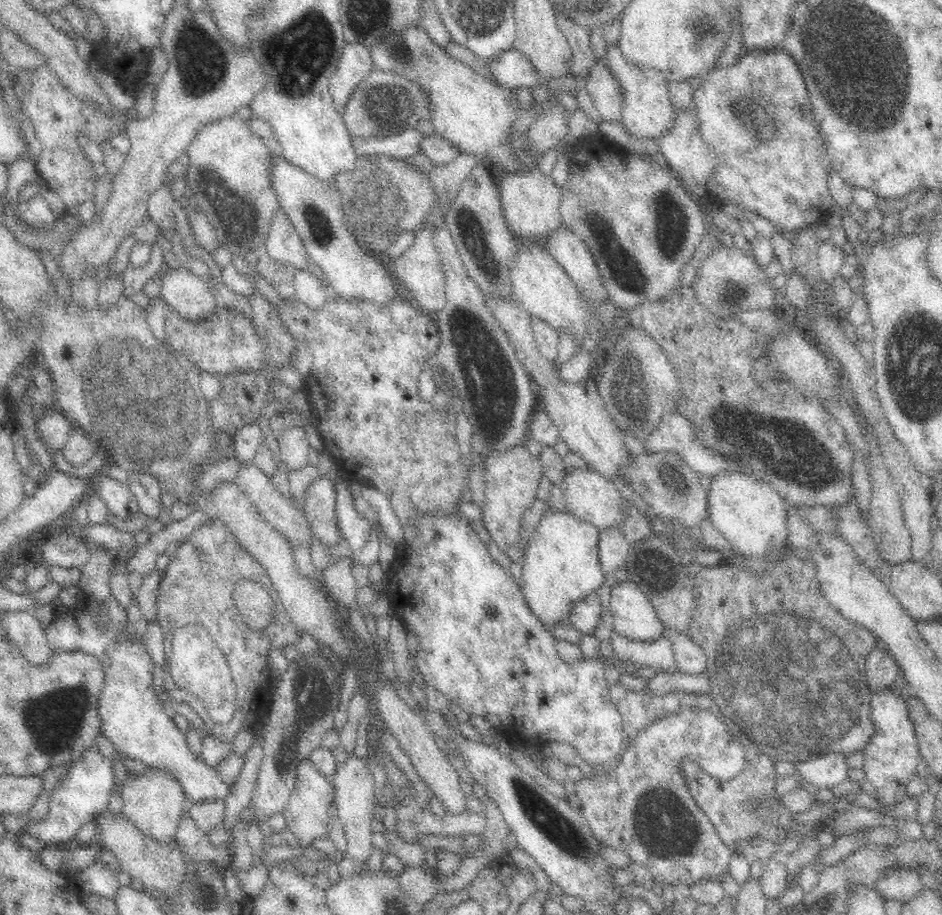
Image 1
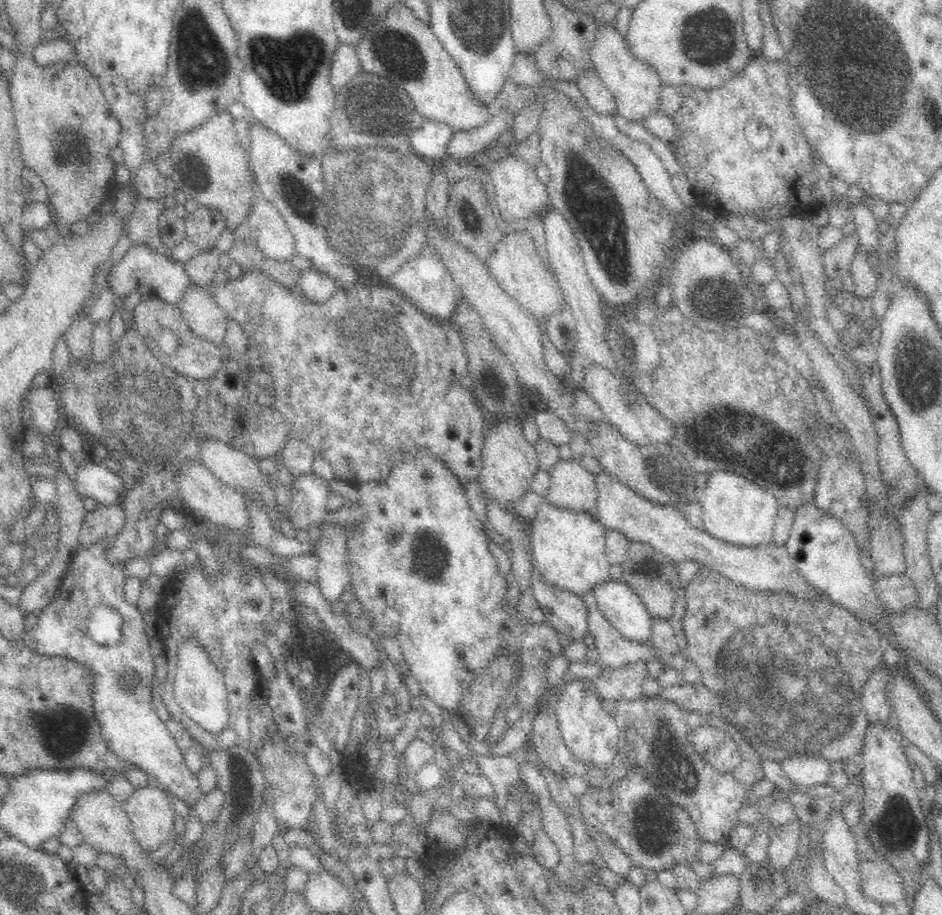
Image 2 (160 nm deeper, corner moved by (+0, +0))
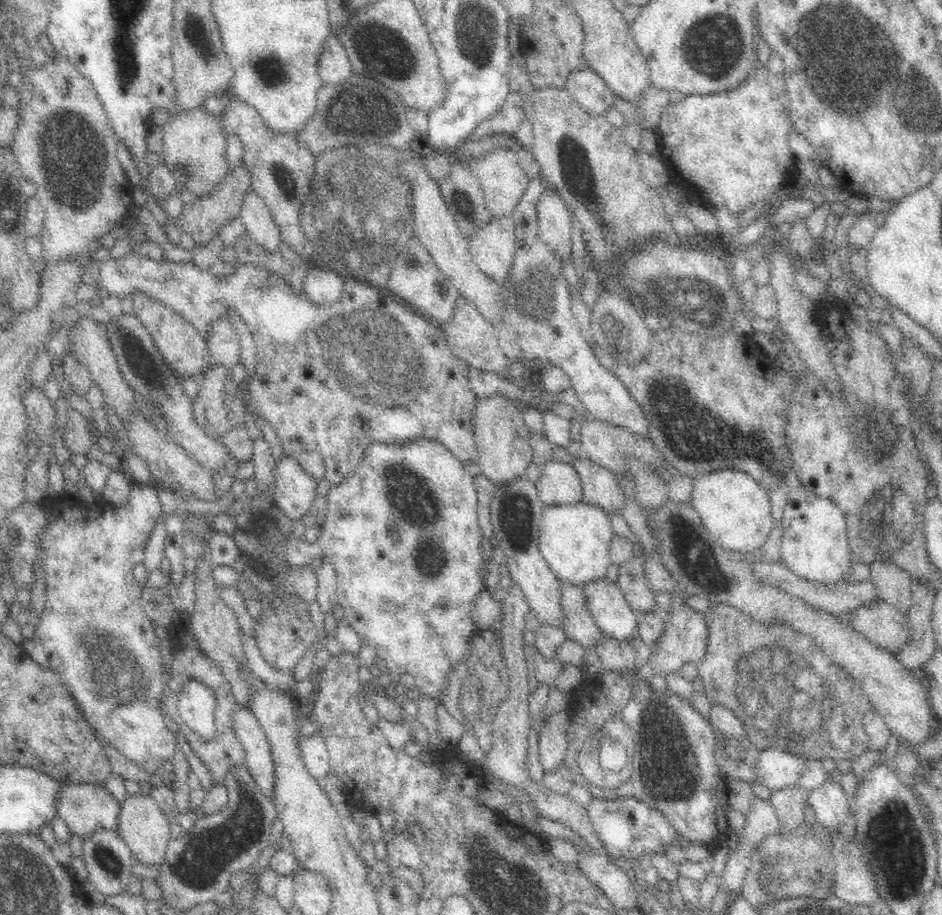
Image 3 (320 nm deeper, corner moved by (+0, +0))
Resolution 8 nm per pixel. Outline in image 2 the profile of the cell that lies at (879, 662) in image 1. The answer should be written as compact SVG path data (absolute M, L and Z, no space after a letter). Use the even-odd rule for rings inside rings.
M879 668L868 677L868 682L861 692L861 705L869 725L885 727L891 722L890 705L886 703L884 688L886 671Z

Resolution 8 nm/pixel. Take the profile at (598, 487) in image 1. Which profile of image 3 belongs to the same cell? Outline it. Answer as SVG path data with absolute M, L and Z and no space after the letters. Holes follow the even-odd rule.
M552 458L540 465L536 490L542 505L559 506L583 501L582 485L576 469Z

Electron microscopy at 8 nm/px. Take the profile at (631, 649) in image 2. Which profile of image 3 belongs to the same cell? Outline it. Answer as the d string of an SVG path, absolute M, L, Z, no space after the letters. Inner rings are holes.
M558 578L558 587L560 587L560 607L562 607L560 628L564 631L564 636L585 648L594 648L594 644L603 634L586 609L582 586Z

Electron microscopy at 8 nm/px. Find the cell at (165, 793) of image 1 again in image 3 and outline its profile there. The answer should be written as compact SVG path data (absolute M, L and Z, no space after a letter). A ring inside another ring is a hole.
M148 791L128 795L121 802L115 832L127 845L134 864L142 864L147 867L160 866L164 861L168 842L172 838L170 823L164 813L164 808L156 803Z

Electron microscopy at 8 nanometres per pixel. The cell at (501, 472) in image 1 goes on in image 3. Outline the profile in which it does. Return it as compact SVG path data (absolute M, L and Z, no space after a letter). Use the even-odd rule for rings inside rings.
M492 395L487 398L477 398L473 416L473 438L476 446L476 458L481 474L496 485L508 480L516 480L523 475L524 469L531 464L532 449L529 444L529 434L523 422L517 401L507 397Z

